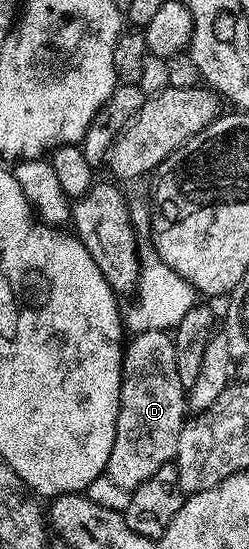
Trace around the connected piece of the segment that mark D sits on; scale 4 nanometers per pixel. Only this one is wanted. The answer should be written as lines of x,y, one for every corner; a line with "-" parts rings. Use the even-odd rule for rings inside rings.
145,329
144,332
135,334
127,342
120,374
120,410
106,475
120,489
131,491
146,483
146,479
150,479
150,475
154,475
158,467
169,464
178,451
178,439
186,420
186,386
182,379
178,379
175,340
162,329

